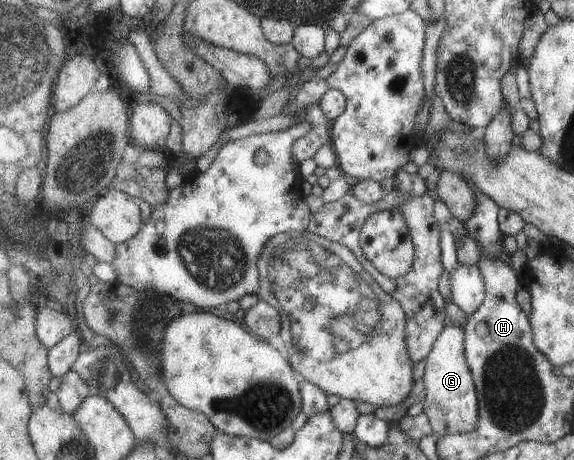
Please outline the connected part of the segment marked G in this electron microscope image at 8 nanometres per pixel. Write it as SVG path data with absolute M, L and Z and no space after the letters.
M447 321L446 328L435 341L426 357L424 383L427 389L423 411L429 416L438 436L445 434L469 434L478 429L480 422L480 399L472 369L465 351L466 330Z

